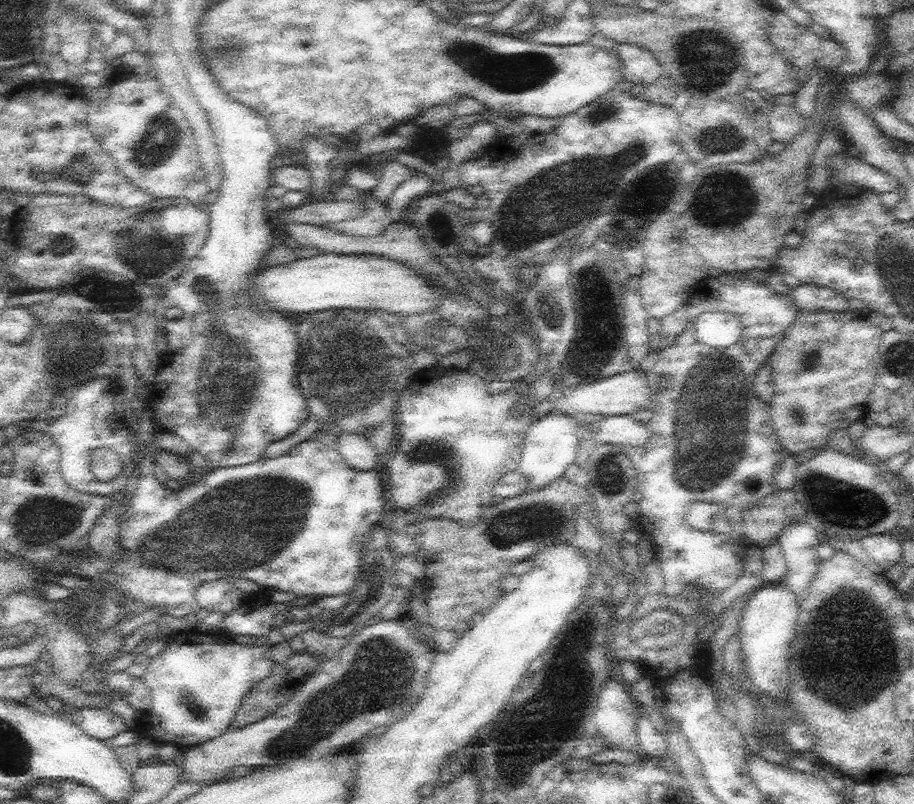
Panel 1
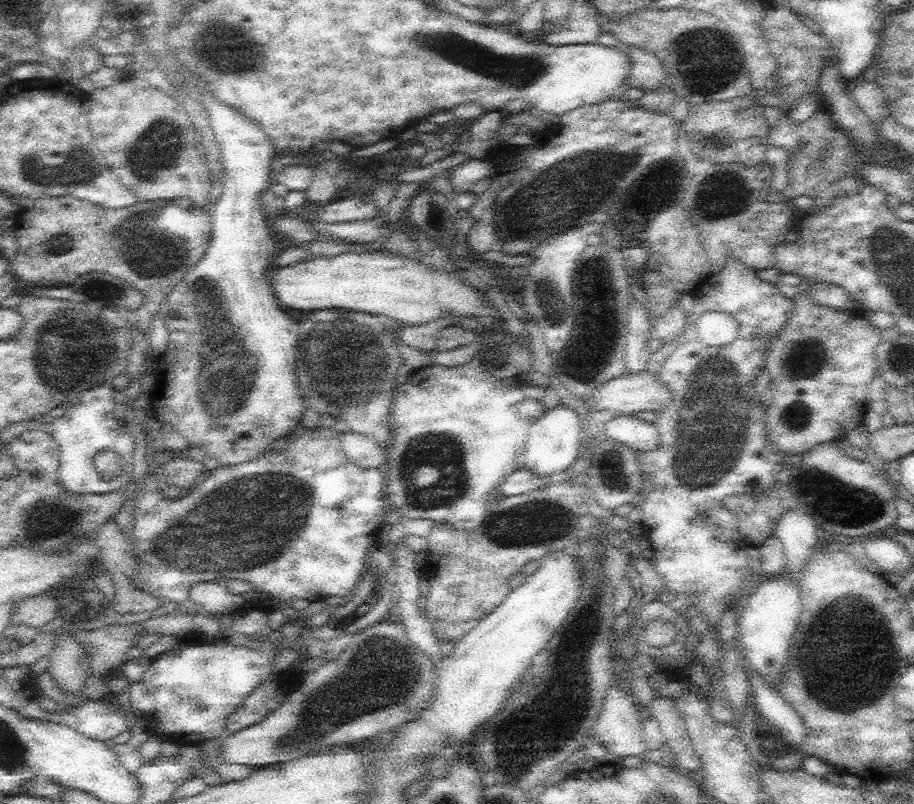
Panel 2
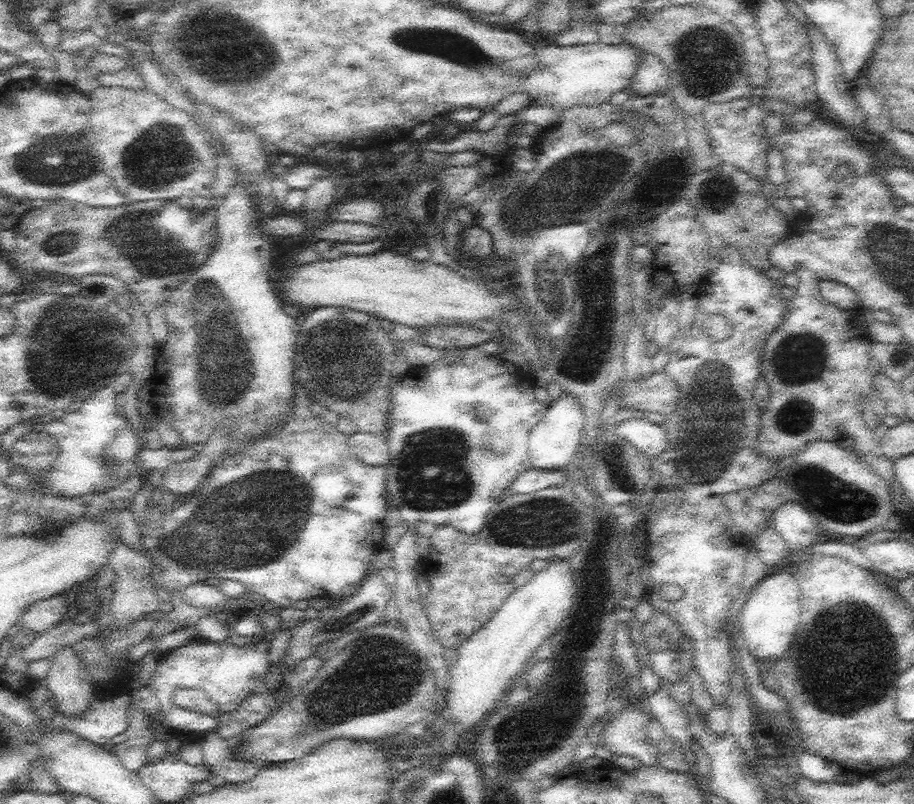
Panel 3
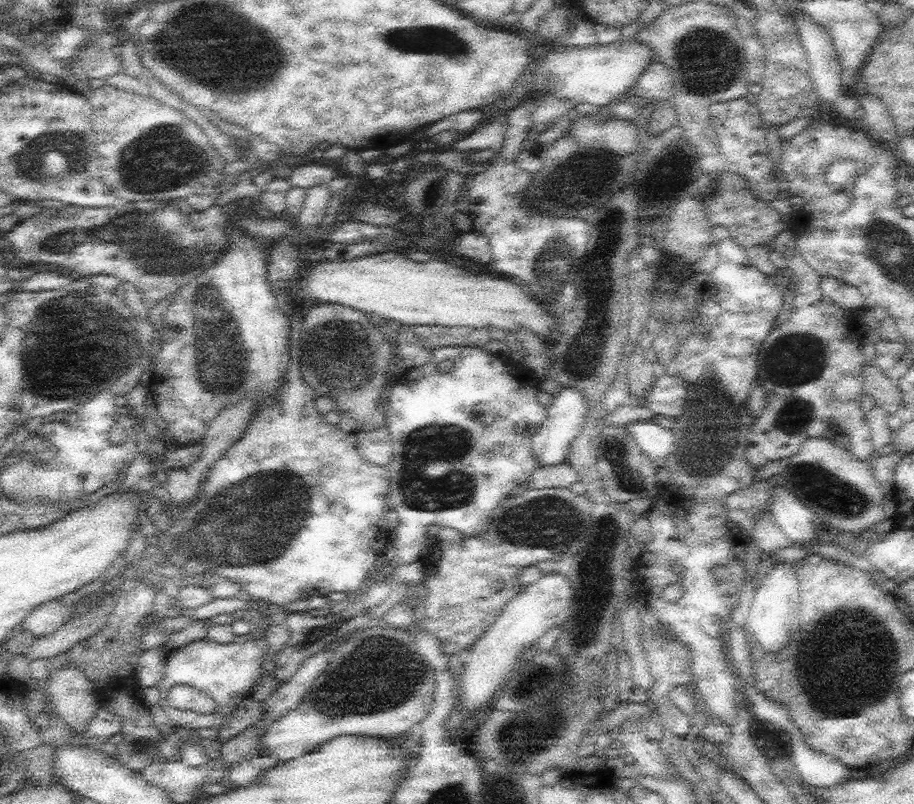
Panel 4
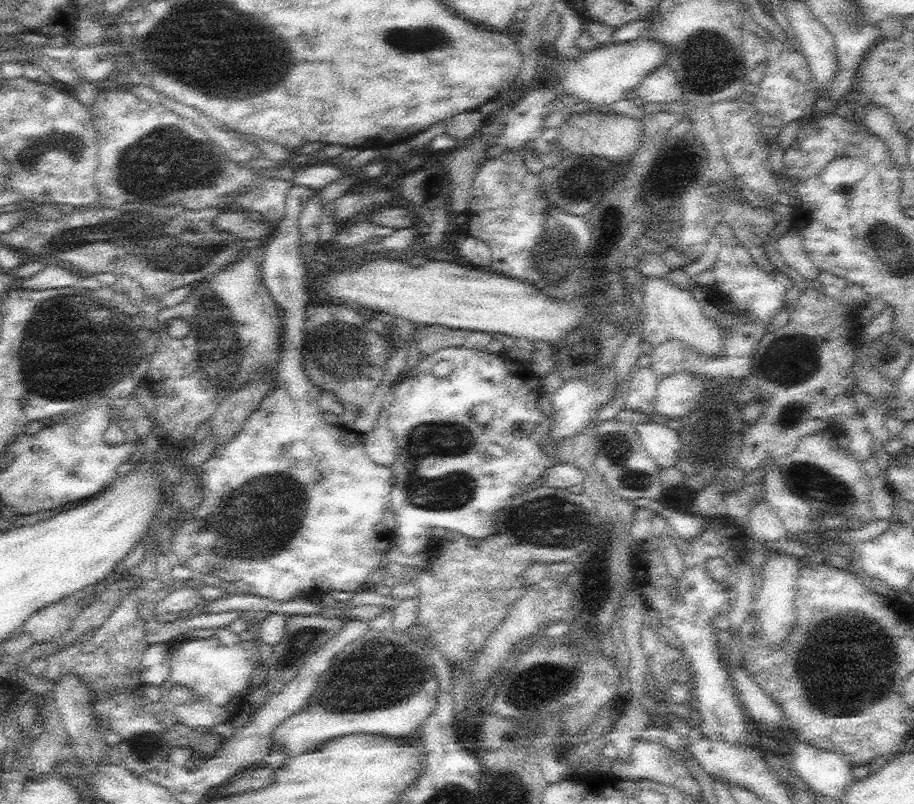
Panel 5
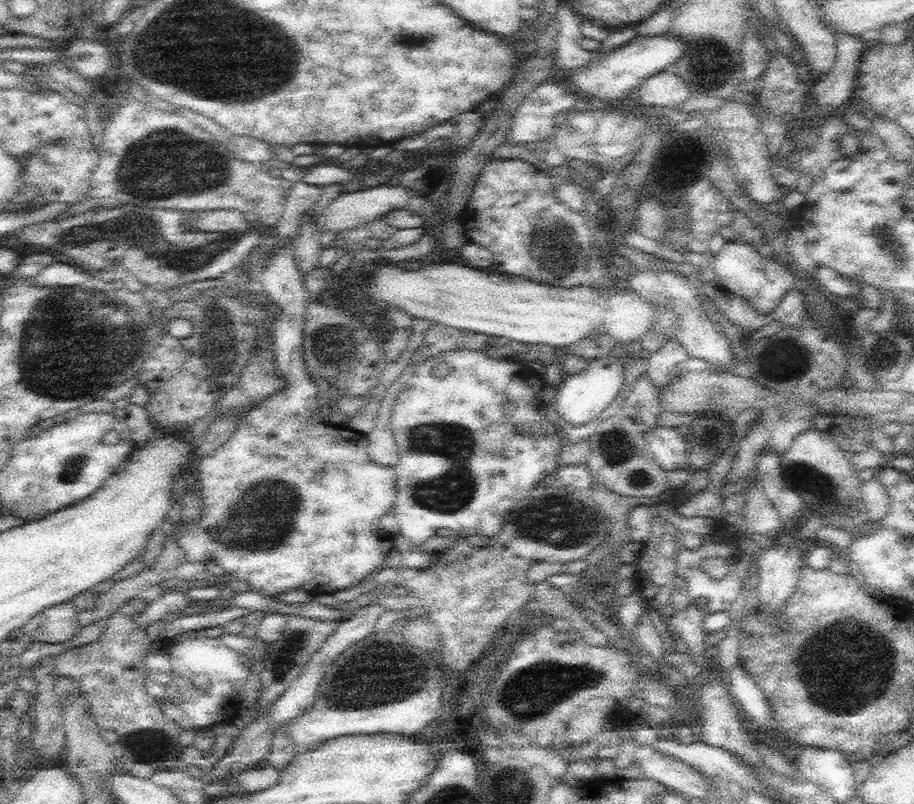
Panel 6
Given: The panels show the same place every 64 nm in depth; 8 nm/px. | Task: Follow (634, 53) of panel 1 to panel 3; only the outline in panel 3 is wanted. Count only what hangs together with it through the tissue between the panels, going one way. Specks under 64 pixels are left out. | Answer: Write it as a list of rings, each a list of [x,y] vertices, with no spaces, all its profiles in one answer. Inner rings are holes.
[[[639,52],[639,54],[641,54],[641,62],[629,84],[629,90],[639,96],[653,96],[665,92],[671,84],[663,62],[653,54],[647,52]]]

